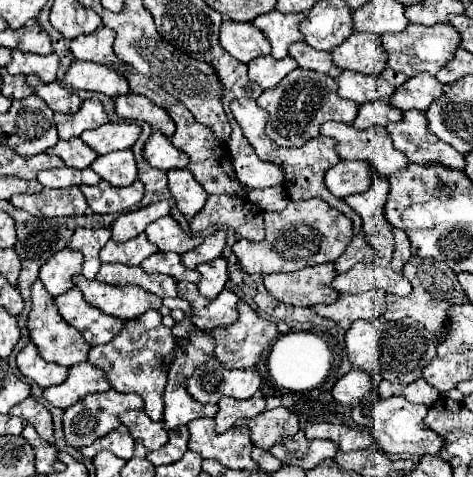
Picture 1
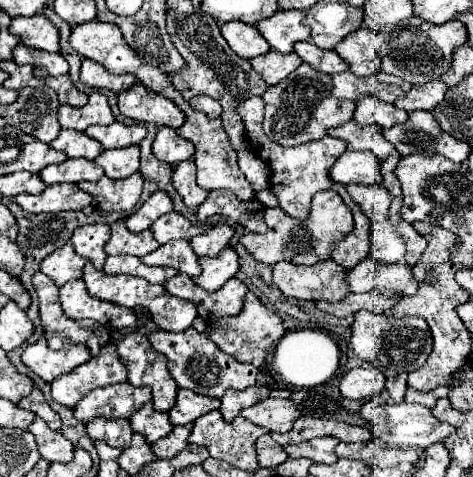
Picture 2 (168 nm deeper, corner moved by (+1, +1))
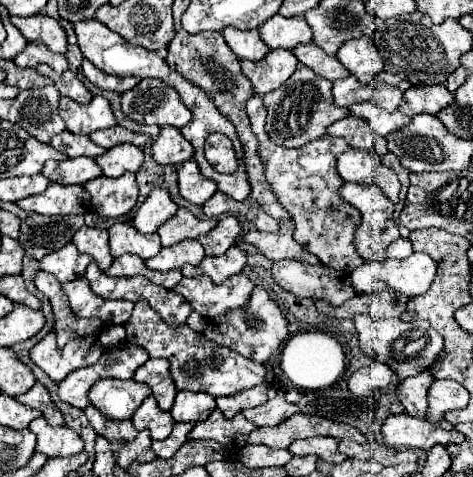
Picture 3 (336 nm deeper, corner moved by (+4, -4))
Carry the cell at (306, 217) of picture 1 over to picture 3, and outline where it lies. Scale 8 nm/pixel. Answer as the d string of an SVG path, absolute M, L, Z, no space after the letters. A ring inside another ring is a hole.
M282 220L280 222L280 230L274 234L266 234L266 232L248 232L242 240L246 244L256 246L268 260L276 262L276 260L298 260L298 262L308 262L308 264L318 264L320 260L310 254L302 244L298 244L294 240L295 225L292 220Z

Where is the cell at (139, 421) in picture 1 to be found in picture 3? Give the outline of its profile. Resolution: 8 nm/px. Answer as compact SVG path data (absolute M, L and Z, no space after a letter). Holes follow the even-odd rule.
M148 396L142 402L138 412L134 412L132 422L134 422L136 430L150 430L152 440L166 440L174 426L170 412L162 412L158 408L158 402L154 400L154 396Z

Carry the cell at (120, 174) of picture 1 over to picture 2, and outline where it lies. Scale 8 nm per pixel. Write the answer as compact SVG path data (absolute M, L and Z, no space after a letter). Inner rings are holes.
M129 145L125 149L105 149L97 159L105 175L111 179L125 179L139 169L139 147Z

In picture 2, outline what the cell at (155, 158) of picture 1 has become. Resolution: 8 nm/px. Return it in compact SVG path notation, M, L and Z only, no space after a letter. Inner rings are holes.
M159 127L157 137L153 141L153 155L159 161L165 161L169 165L177 165L181 161L189 161L195 155L195 147L177 135L171 127Z

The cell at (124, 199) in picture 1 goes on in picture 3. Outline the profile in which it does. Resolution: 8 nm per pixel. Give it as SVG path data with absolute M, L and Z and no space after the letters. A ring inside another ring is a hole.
M126 172L120 178L98 176L84 184L84 188L92 196L92 212L98 216L116 218L128 214L138 200L138 184L136 176Z

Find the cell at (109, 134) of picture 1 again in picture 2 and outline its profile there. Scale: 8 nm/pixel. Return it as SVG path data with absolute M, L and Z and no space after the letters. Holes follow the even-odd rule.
M115 121L107 127L93 125L85 131L85 135L97 139L103 145L103 149L115 149L115 147L129 147L129 145L141 143L141 139L145 139L147 135L147 127L145 125L125 125L125 123Z

